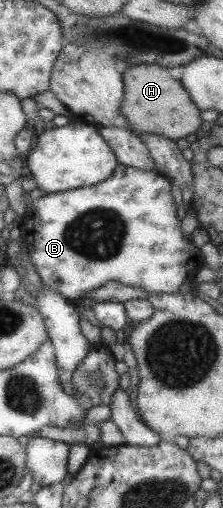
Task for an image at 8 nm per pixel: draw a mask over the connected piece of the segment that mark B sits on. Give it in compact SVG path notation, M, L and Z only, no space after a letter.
M119 163L114 174L110 178L107 178L107 181L101 182L100 184L51 194L44 193L39 200L30 201L27 205L24 216L17 221L16 225L23 234L32 264L40 275L42 283L61 293L61 296L65 298L72 301L79 301L81 296L89 294L91 290L101 288L101 286L109 281L117 281L125 285L141 287L144 292L148 292L148 294L177 293L183 282L193 282L199 269L205 263L200 248L190 241L188 236L183 235L183 232L181 231L182 214L173 198L171 188L172 182L169 178L161 175L157 170L138 170L137 168L132 168L131 166Z

